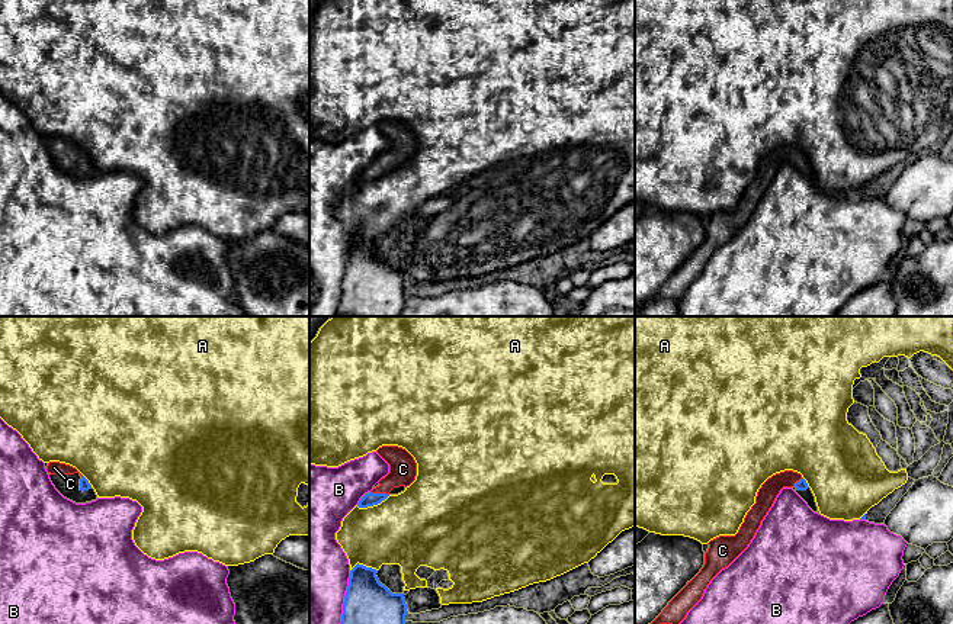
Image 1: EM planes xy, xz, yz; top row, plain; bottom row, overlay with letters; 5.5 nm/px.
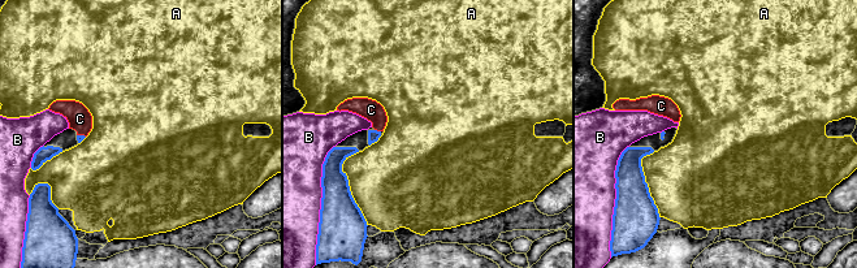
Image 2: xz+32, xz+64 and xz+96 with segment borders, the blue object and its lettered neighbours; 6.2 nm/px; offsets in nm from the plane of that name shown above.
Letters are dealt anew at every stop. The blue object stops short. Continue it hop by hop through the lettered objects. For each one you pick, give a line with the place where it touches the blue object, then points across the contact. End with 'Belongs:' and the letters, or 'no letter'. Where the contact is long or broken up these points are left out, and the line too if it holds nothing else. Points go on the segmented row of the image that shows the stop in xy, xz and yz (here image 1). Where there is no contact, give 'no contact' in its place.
C: xz (379, 494)
Belongs: C

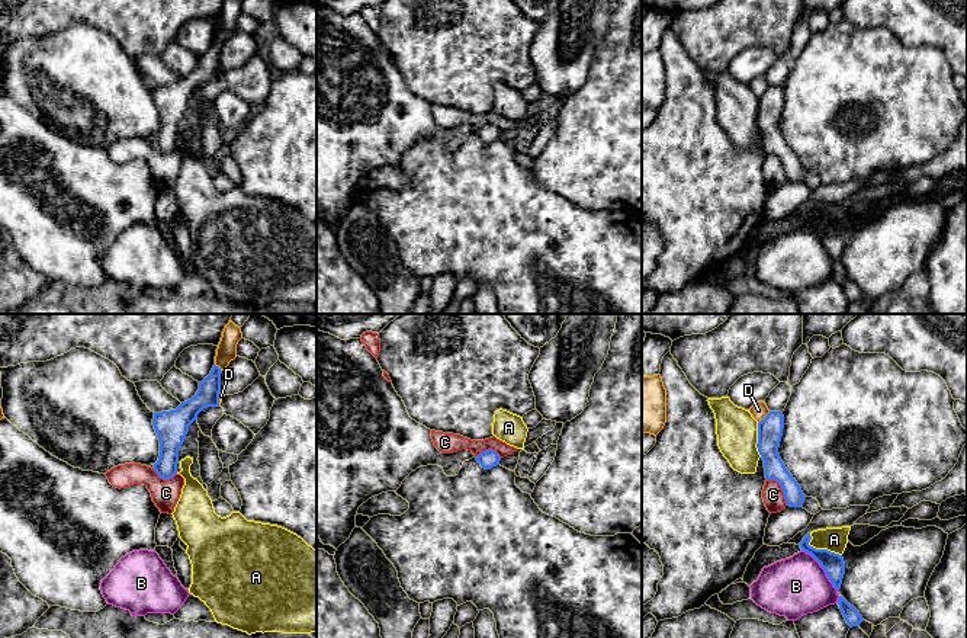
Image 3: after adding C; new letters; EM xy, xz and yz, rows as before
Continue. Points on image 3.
Belongs: no letter

